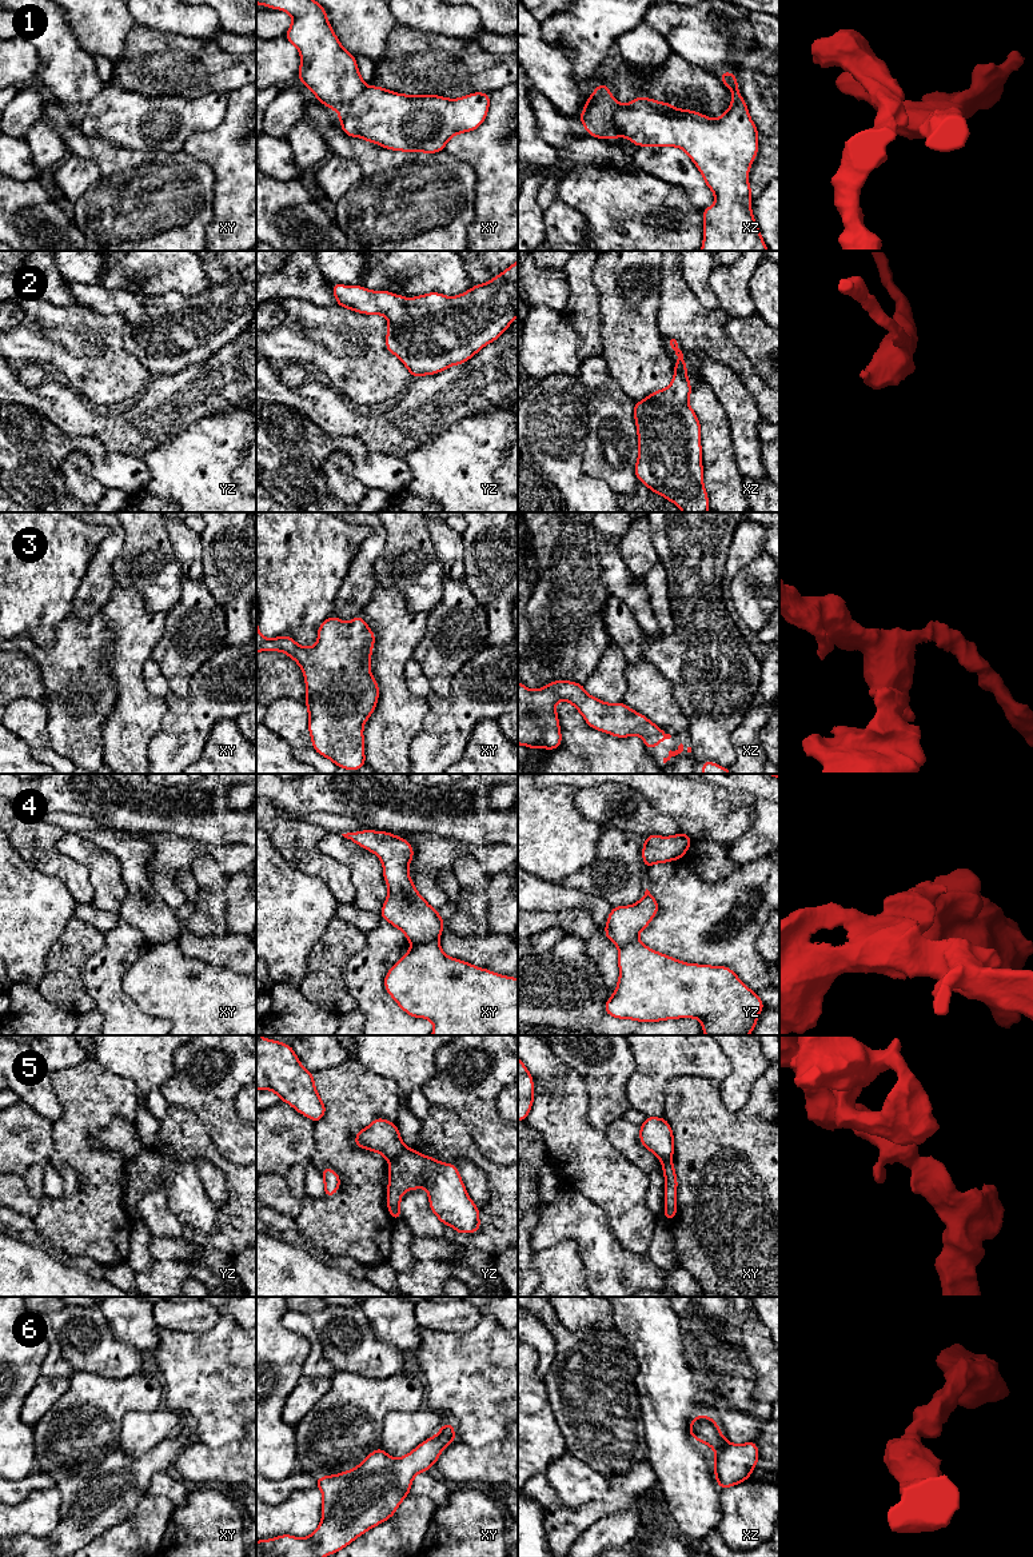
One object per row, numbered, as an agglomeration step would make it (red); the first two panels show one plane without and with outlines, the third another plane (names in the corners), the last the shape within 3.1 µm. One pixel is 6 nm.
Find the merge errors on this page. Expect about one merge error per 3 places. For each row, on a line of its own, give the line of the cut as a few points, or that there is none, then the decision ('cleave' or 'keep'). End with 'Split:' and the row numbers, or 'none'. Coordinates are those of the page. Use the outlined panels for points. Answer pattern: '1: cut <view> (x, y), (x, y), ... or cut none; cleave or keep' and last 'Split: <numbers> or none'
1: cut xz (618, 104), (615, 124), (621, 135); cleave
2: cut none; keep
3: cut none; keep
4: cut xy (437, 939), (413, 946); cleave
5: cut yz (405, 1148), (390, 1164); cleave
6: cut none; keep
Split: 1, 4, 5

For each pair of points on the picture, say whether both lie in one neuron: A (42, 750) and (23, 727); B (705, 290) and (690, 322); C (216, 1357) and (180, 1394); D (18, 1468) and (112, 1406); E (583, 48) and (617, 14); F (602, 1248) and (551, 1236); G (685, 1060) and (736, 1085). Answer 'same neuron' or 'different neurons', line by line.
A: same neuron
B: different neurons
C: same neuron
D: different neurons
E: same neuron
F: same neuron
G: different neurons

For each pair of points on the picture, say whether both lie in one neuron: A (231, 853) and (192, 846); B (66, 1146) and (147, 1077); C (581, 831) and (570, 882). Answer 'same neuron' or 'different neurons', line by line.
A: same neuron
B: different neurons
C: different neurons

